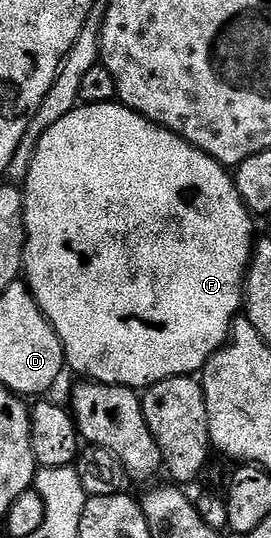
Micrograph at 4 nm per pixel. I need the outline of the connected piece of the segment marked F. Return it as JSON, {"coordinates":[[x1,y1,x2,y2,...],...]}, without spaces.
{"coordinates":[[119,101,80,105,70,114,59,116,49,123,52,124,41,133,36,143,36,152,28,163,28,176,22,182,22,279,48,318,48,324,54,333,58,333,67,370,77,371,80,377,94,383,110,383,113,387,133,389,147,389,153,383,160,383,170,377,195,376,203,372,209,357,227,342,232,320,241,314,242,288,254,246,254,216,242,201,229,168,223,167,214,157,202,153,182,137,142,117]]}

